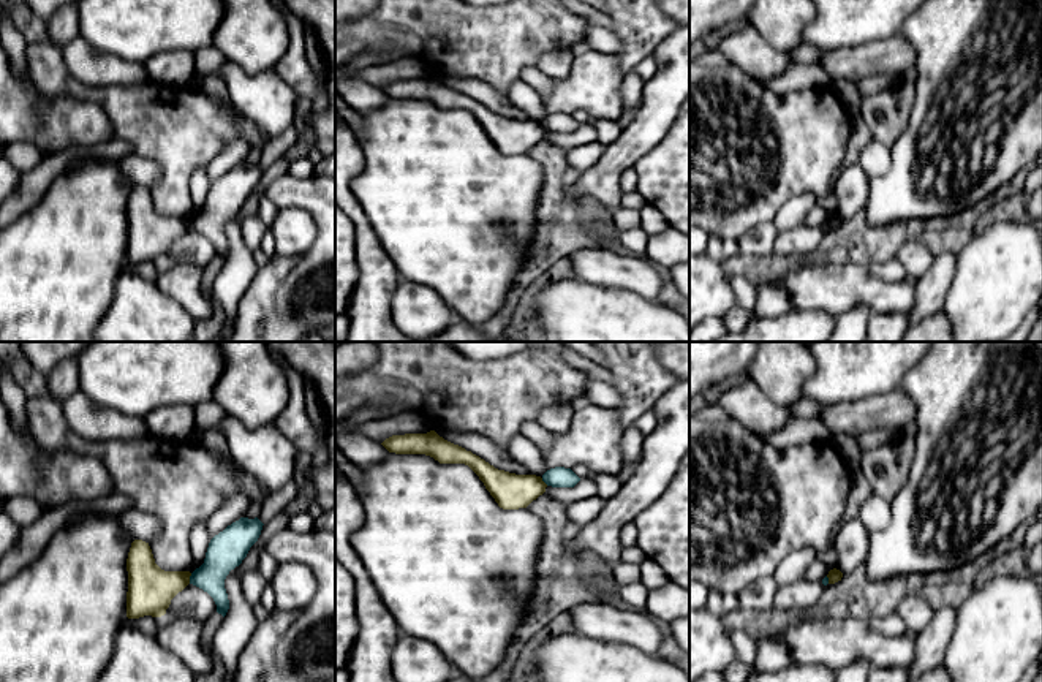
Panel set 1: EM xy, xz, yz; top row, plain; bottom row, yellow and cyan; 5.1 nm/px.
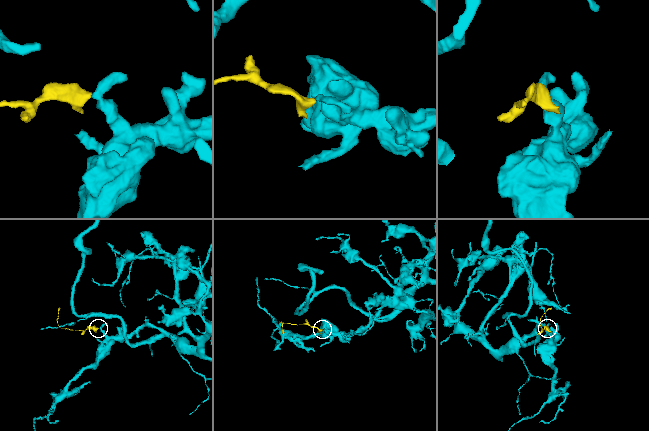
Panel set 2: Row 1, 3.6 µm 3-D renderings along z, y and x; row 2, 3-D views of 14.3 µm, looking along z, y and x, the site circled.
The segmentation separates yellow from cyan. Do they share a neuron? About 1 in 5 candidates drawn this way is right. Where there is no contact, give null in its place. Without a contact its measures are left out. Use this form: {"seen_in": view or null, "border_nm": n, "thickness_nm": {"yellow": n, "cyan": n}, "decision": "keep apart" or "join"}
{"seen_in": "xy", "border_nm": 60, "thickness_nm": {"yellow": 240, "cyan": 190}, "decision": "keep apart"}

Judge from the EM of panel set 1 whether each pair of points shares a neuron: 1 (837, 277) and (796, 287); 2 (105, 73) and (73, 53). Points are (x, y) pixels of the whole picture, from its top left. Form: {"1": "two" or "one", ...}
{"1": "one", "2": "one"}

